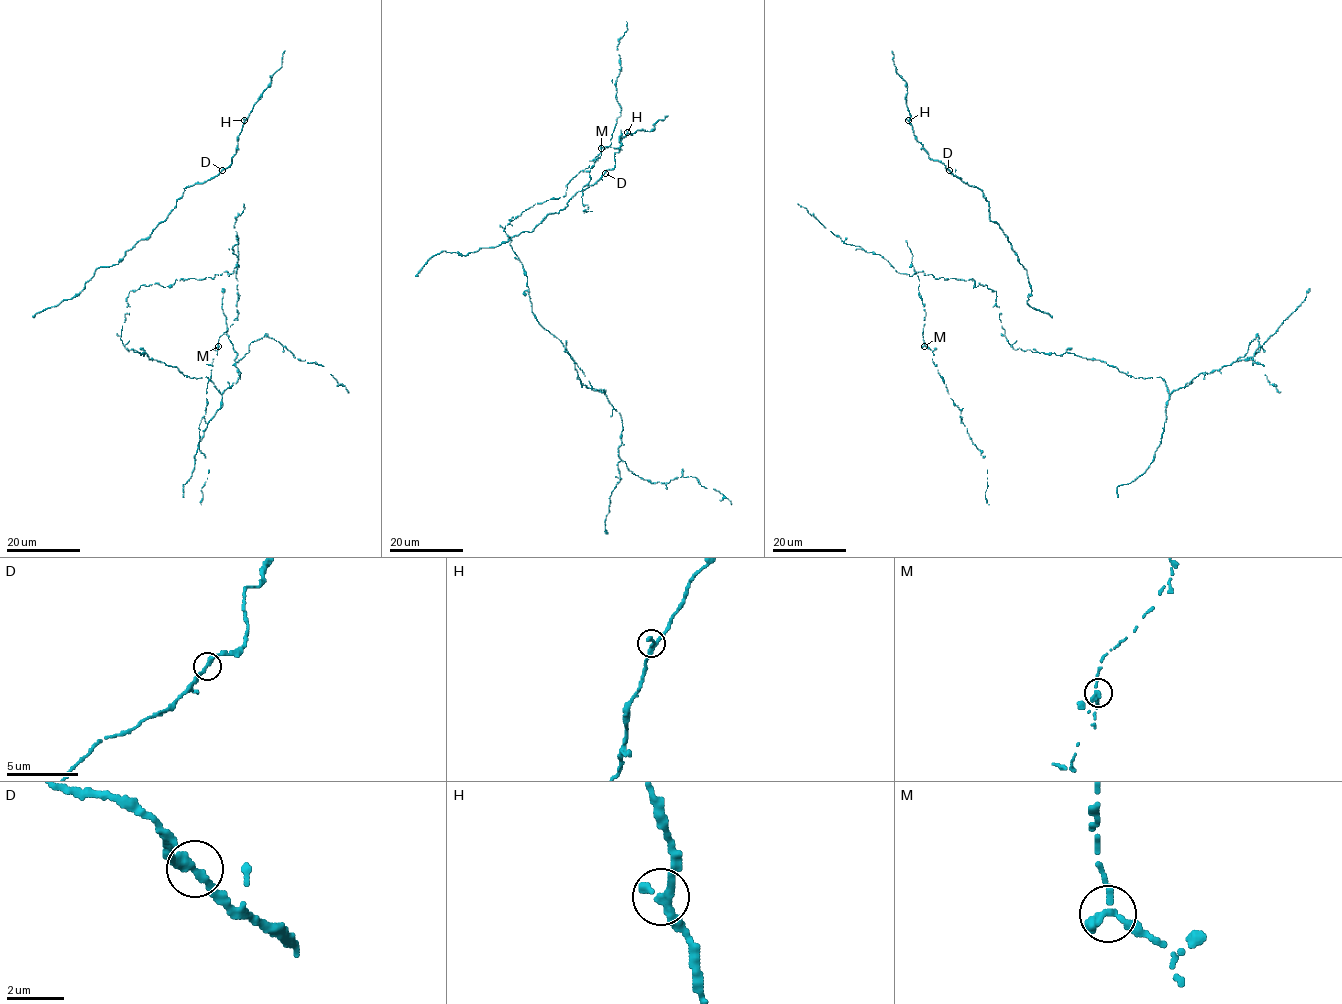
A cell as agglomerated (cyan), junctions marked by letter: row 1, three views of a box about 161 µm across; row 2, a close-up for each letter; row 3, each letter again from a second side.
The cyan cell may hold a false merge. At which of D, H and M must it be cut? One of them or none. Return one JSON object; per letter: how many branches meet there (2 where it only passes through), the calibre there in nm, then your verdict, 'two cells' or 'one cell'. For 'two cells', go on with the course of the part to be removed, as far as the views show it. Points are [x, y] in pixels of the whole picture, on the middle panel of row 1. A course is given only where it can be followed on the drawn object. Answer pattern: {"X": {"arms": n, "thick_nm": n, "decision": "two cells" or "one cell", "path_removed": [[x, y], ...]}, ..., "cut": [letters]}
{"D": {"arms": 2, "thick_nm": 320, "decision": "one cell"}, "H": {"arms": 2, "thick_nm": 320, "decision": "one cell"}, "M": {"arms": 2, "thick_nm": 320, "decision": "one cell"}, "cut": []}

